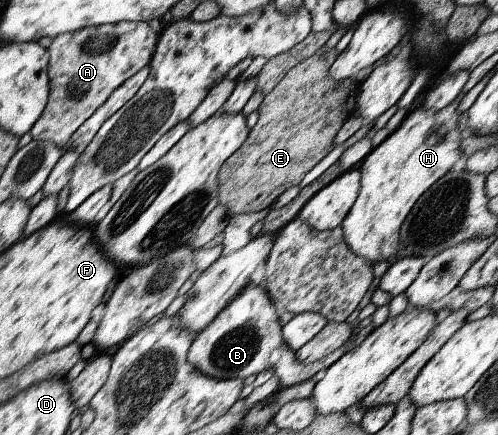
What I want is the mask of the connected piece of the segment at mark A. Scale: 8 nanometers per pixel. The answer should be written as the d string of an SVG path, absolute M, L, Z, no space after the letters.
M120 21L58 35L47 48L49 99L30 130L32 138L53 142L64 150L72 134L106 102L112 91L149 64L158 39L159 35L146 21Z

